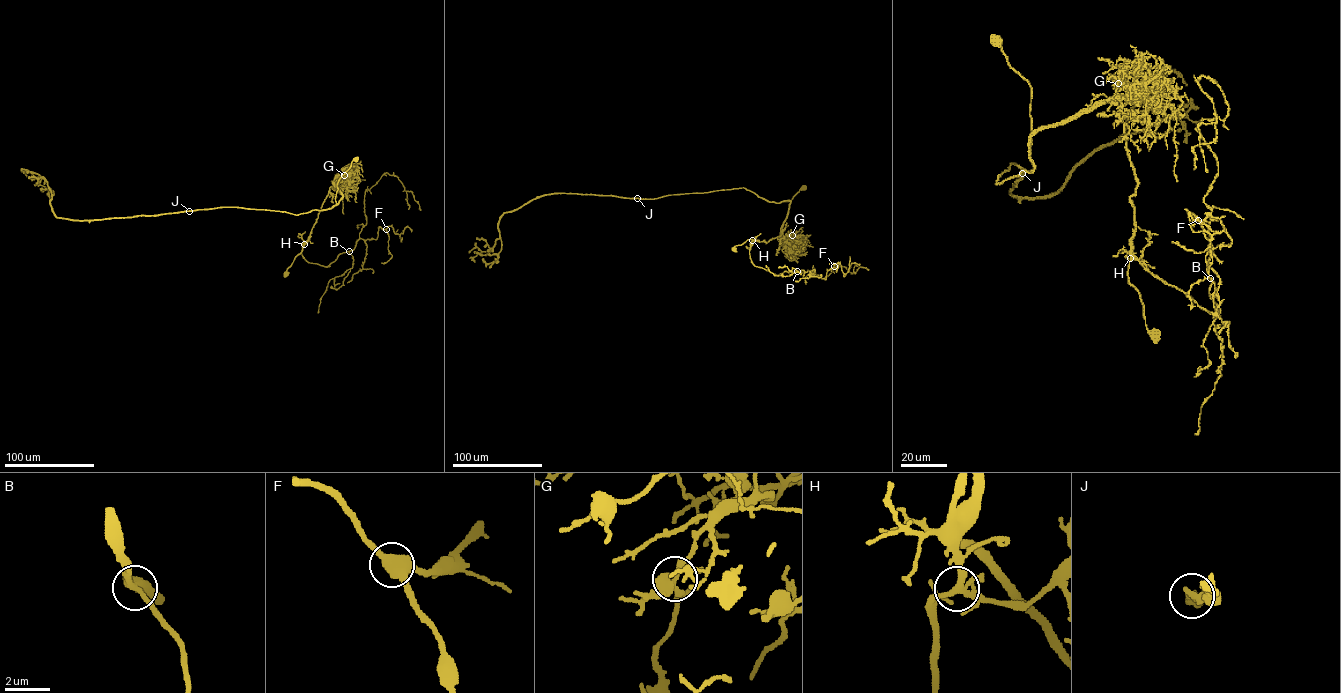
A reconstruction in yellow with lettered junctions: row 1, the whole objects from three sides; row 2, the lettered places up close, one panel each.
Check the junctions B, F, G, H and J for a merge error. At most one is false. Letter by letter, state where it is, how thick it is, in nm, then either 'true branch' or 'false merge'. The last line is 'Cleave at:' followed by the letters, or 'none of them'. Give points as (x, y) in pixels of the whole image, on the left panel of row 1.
B: place (349, 251); calibre 320 nm; true branch
F: place (386, 229); calibre 420 nm; true branch
G: place (344, 175); calibre 320 nm; false merge
H: place (304, 244); calibre 260 nm; true branch
J: place (189, 211); calibre 320 nm; true branch
Cleave at: G

